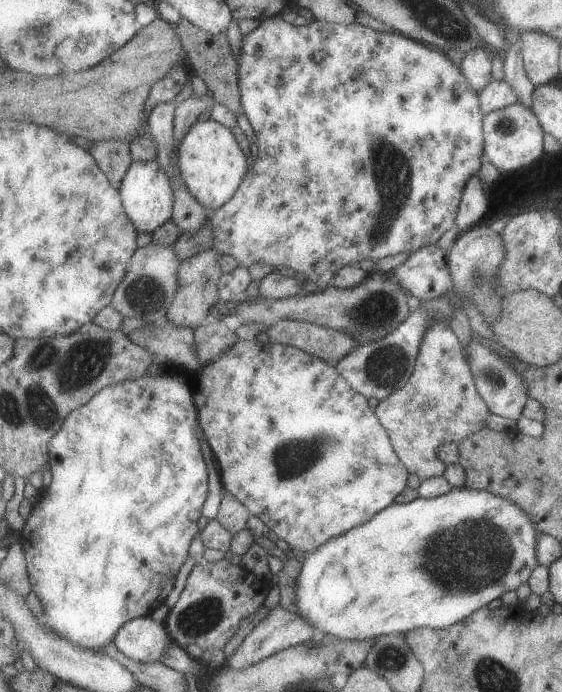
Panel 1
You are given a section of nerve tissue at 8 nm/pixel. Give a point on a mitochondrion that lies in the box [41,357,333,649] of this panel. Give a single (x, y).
(200, 618)

